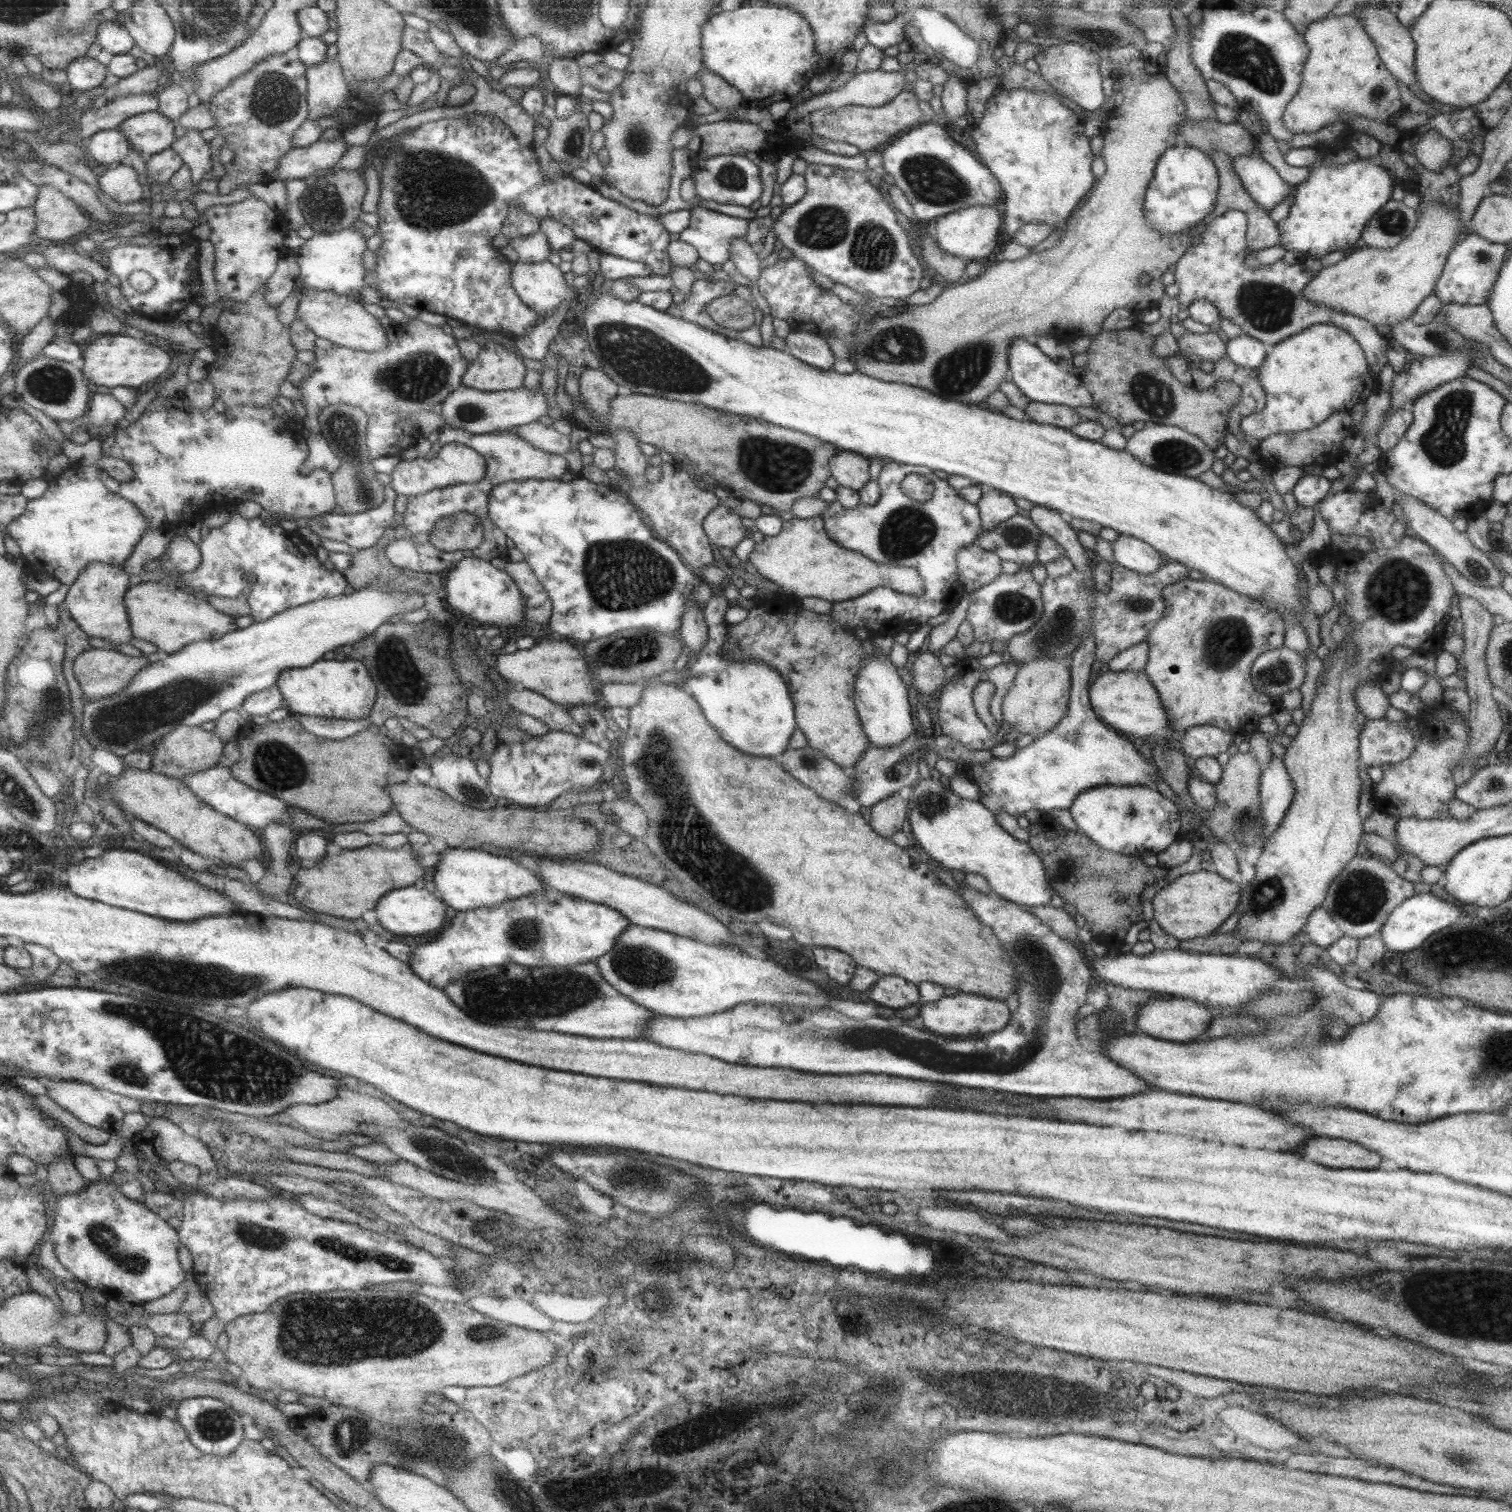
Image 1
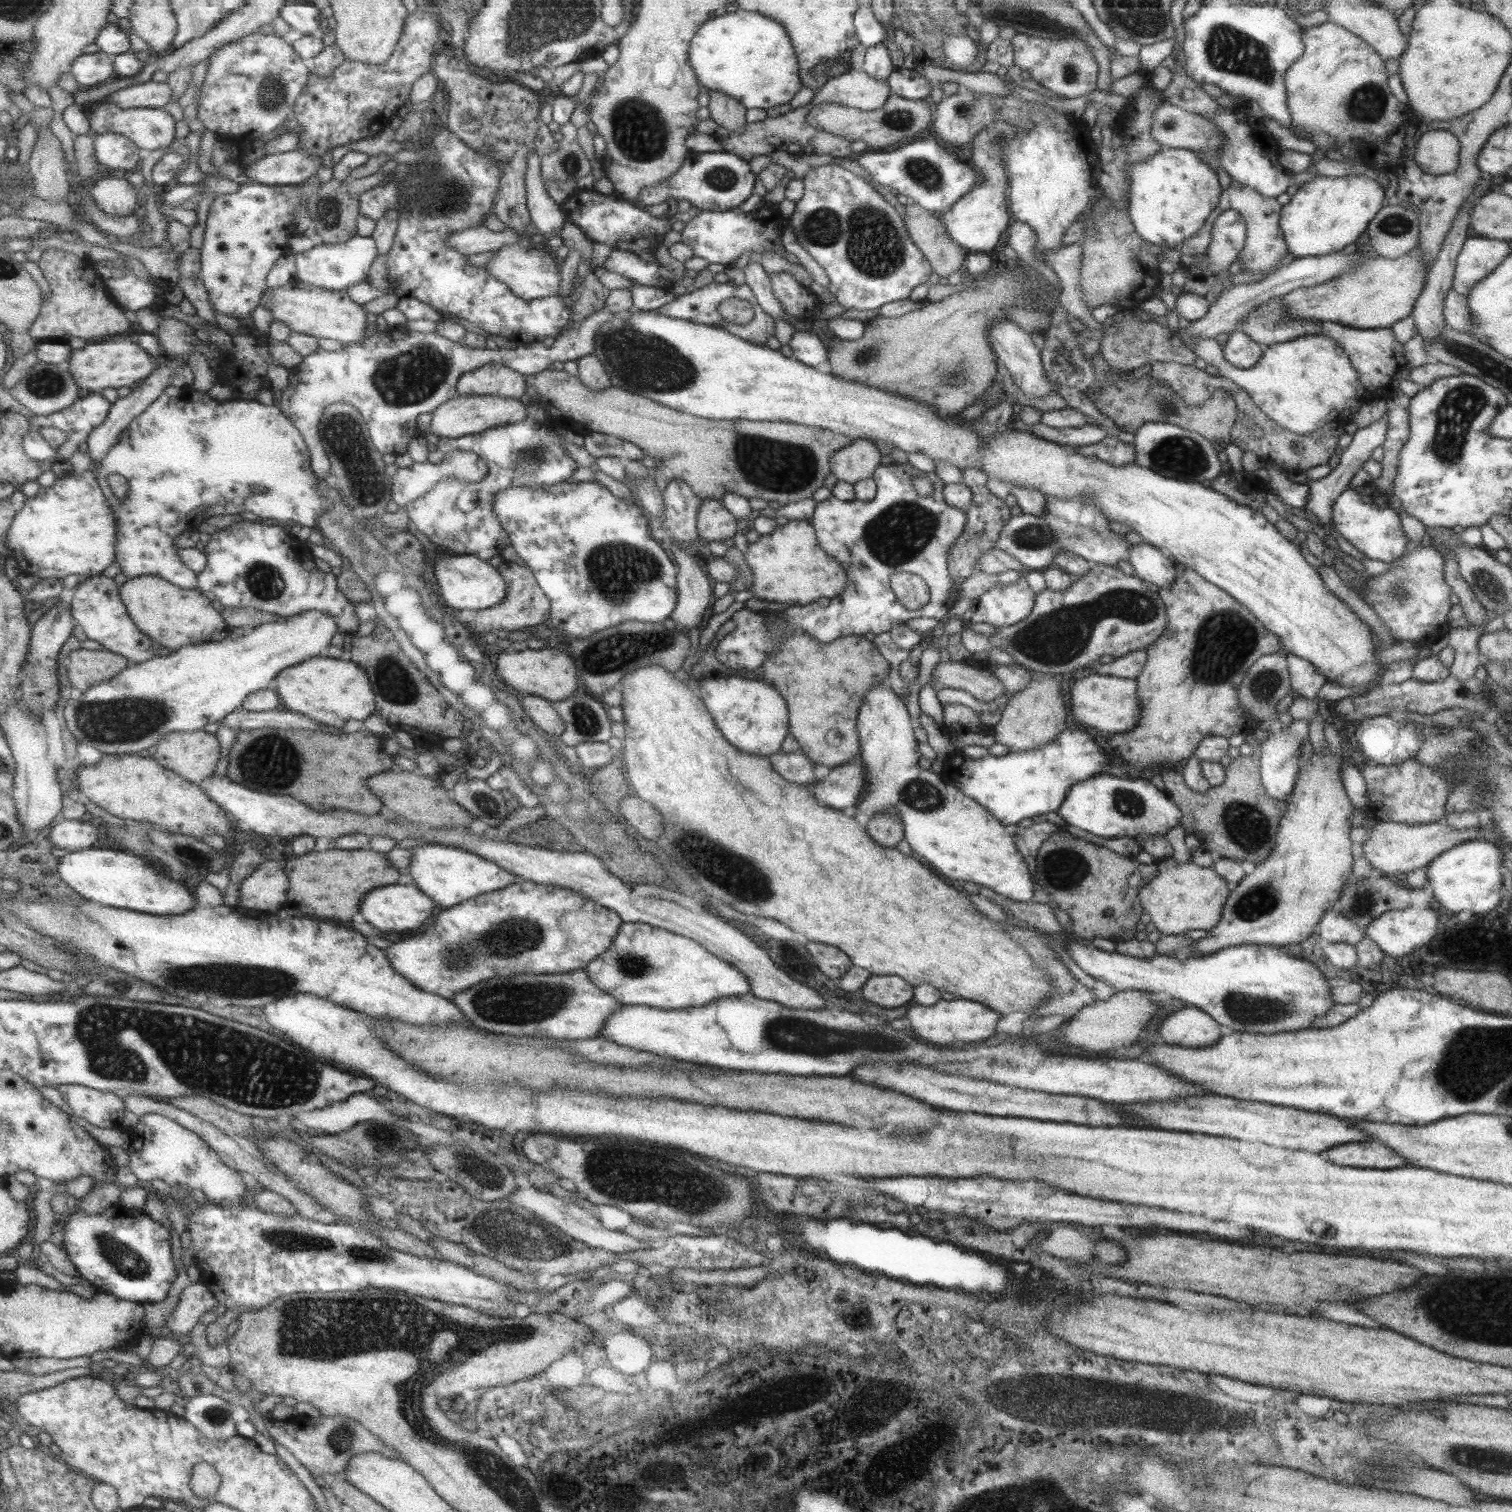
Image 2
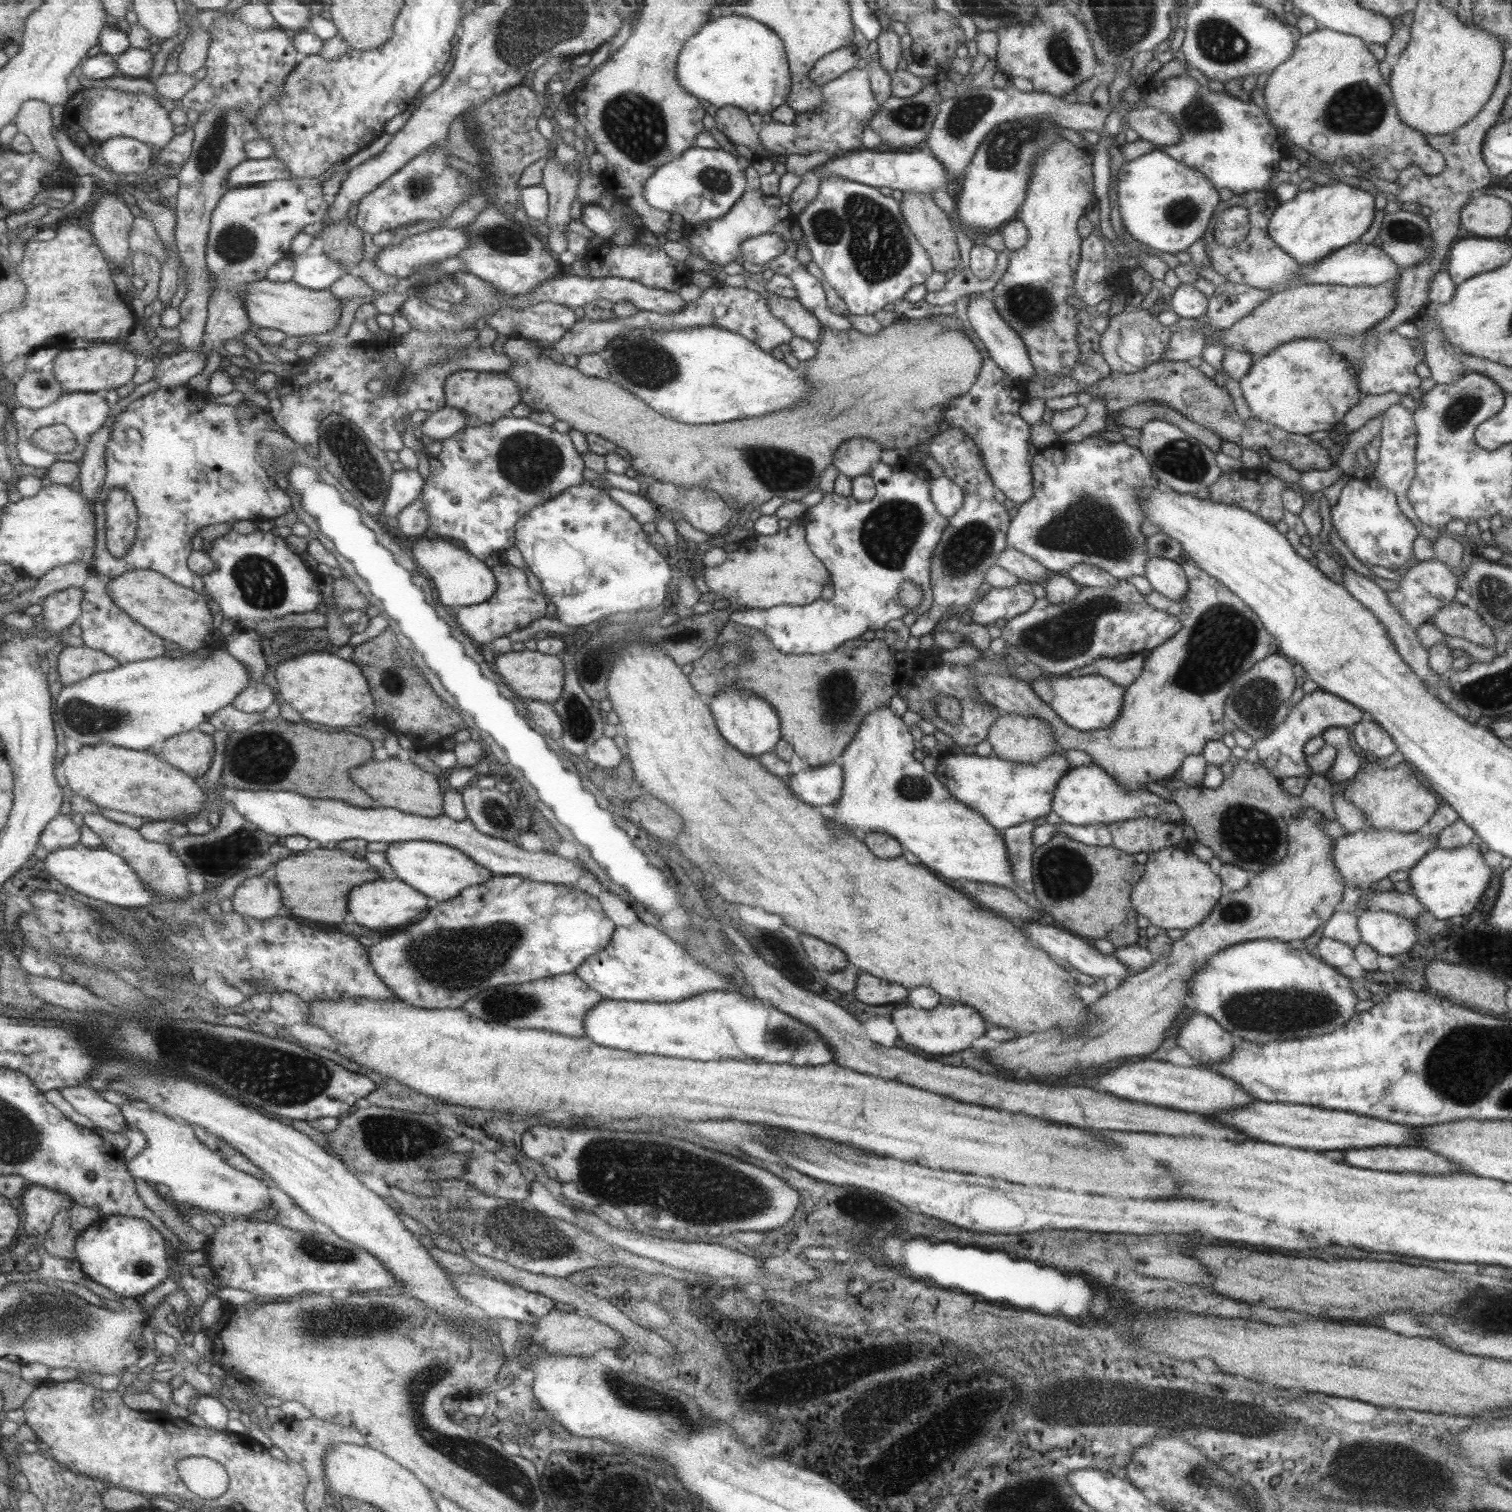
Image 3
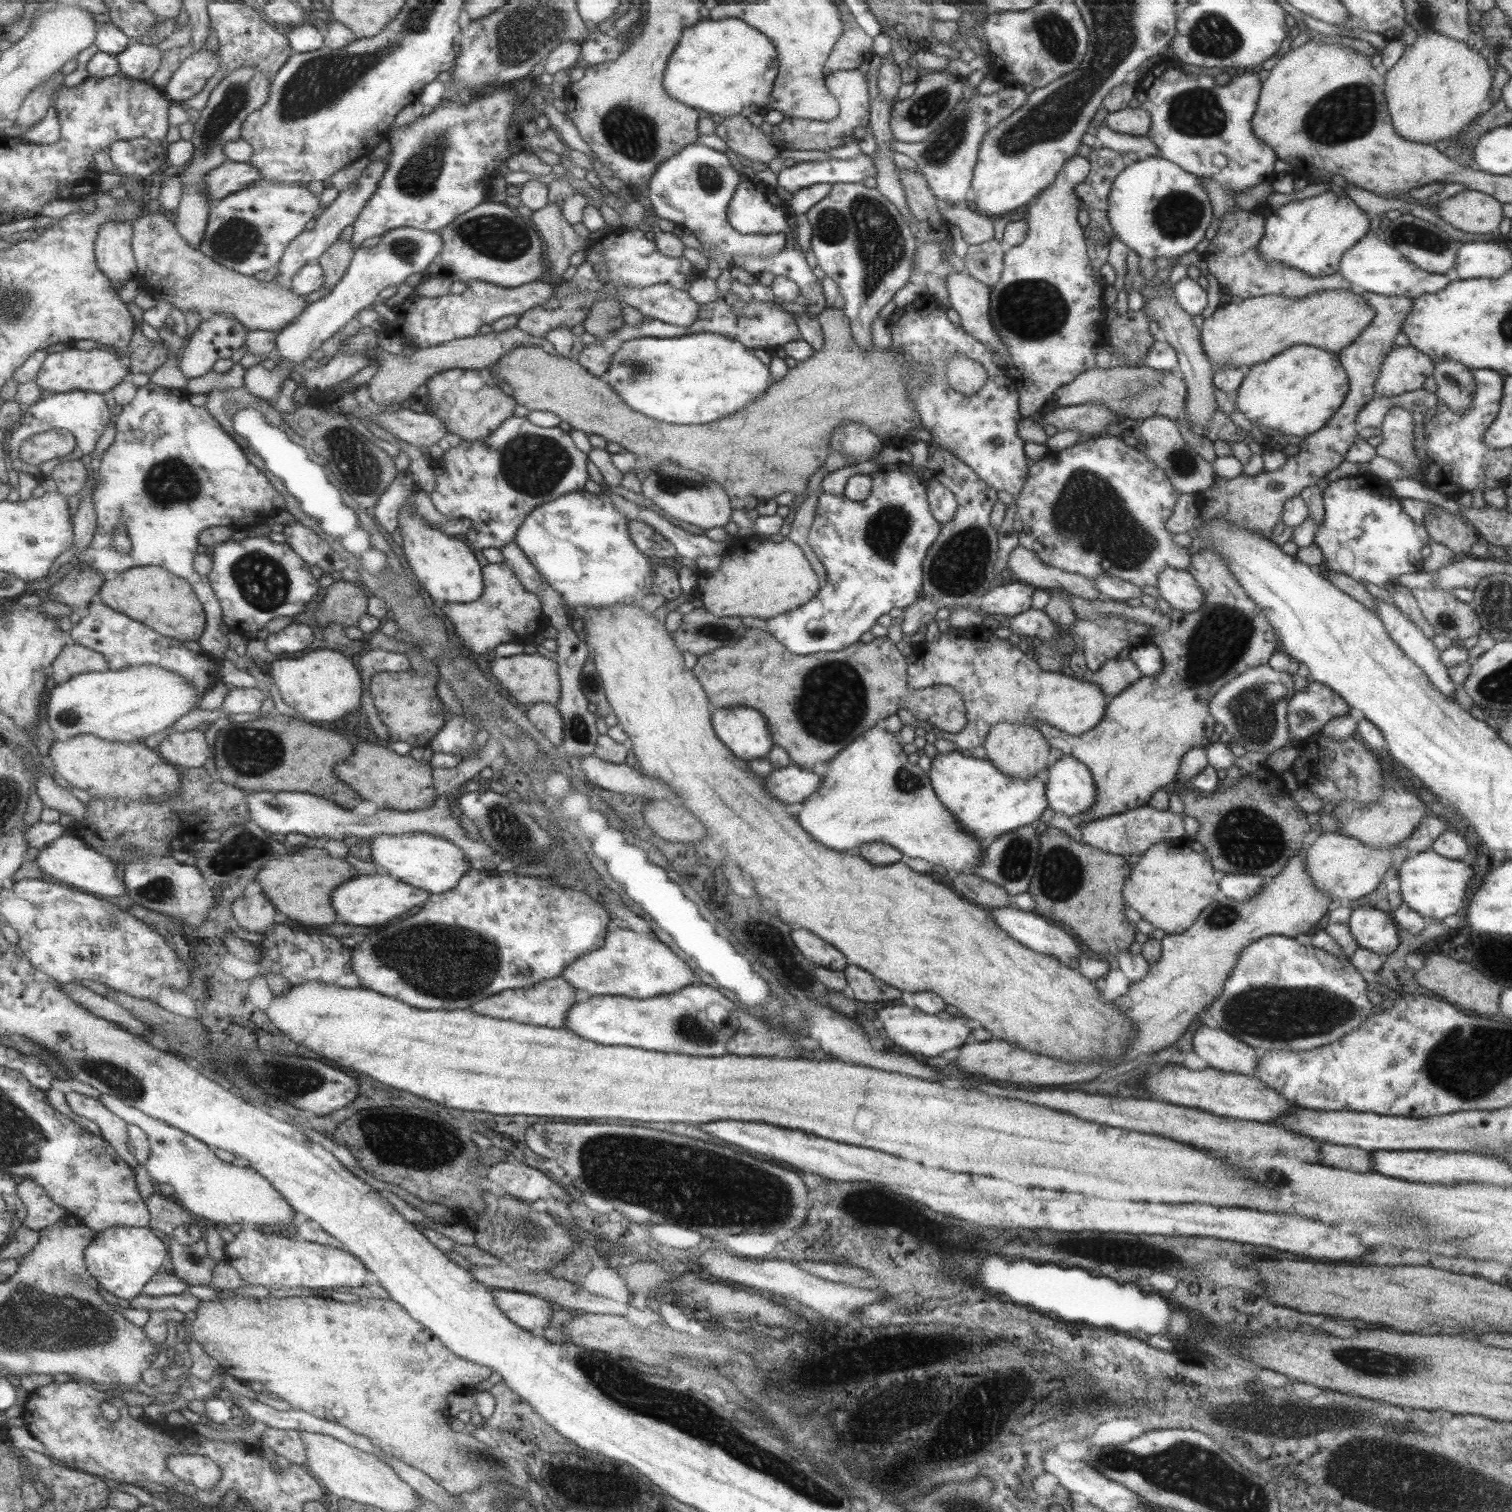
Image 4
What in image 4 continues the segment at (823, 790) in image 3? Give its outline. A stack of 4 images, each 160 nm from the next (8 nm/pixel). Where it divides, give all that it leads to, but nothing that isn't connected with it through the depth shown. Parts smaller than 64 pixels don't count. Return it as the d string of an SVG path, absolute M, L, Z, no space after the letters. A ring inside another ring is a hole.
M791 764L773 769L771 774L765 776L764 787L771 796L790 805L802 803L806 796L813 794L821 786L821 780L823 776Z

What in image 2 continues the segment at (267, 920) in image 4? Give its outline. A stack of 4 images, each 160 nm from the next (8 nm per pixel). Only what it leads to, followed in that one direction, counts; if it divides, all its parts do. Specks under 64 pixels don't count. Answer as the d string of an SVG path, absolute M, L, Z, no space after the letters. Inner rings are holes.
M267 860L240 885L238 907L275 913L287 905L289 878L273 860Z

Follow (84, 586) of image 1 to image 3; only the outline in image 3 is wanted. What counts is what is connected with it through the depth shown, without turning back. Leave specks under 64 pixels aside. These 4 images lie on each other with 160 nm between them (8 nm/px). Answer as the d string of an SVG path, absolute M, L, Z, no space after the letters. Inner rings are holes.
M105 591L97 594L95 592L86 592L82 604L82 615L78 622L80 623L84 644L94 649L109 653L117 660L123 660L120 664L137 662L137 660L149 660L157 657L169 656L167 650L168 640L162 636L151 632L149 628L139 624L128 612L117 606L113 597Z

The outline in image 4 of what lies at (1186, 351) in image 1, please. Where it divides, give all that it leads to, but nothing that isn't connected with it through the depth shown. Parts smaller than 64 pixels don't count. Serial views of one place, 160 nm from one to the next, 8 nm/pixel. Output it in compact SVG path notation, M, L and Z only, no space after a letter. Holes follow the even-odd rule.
M1296 345L1272 356L1265 362L1252 365L1245 370L1241 384L1233 395L1234 407L1245 419L1258 426L1279 430L1289 436L1303 438L1319 430L1341 407L1348 391L1348 376L1338 363L1337 354L1306 345Z

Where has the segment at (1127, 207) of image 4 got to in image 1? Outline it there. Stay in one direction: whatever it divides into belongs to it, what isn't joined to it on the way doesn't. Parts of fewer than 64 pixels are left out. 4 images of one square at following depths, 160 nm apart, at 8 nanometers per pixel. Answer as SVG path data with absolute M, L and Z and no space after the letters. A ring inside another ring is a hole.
M1178 141L1177 144L1166 148L1161 153L1161 156L1157 159L1153 176L1147 183L1142 204L1146 224L1161 234L1175 234L1198 224L1198 221L1203 220L1213 210L1218 184L1219 177L1211 157L1188 144Z

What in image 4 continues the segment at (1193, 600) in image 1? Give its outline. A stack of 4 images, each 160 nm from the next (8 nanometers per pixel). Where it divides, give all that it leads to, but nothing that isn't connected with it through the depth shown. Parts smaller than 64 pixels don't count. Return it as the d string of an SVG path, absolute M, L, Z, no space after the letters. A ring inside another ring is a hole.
M1211 546L1191 554L1187 571L1204 594L1202 606L1195 612L1172 609L1163 615L1157 607L1146 607L1140 602L1123 603L1104 597L1089 601L1073 595L1066 598L1075 618L1095 620L1098 616L1120 616L1124 620L1150 626L1153 635L1148 641L1160 650L1163 661L1161 672L1157 672L1155 676L1141 675L1125 690L1108 698L1101 720L1088 732L1073 736L1044 722L1036 722L1035 728L1043 735L1049 747L1081 762L1091 773L1095 785L1095 802L1091 810L1085 810L1085 813L1074 818L1077 827L1082 826L1087 820L1095 821L1146 805L1156 790L1171 783L1178 772L1183 754L1191 748L1205 748L1209 744L1215 722L1207 710L1208 700L1220 686L1227 684L1248 668L1268 664L1268 658L1277 650L1279 640L1264 612L1246 595L1242 586L1234 580L1229 567L1222 562L1224 560L1220 554Z

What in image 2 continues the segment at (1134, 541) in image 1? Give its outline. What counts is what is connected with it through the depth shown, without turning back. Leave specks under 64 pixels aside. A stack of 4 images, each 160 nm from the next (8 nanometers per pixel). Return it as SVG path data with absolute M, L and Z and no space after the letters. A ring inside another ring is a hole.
M1143 542L1131 545L1129 564L1137 577L1154 588L1171 588L1174 583L1175 563L1159 549Z

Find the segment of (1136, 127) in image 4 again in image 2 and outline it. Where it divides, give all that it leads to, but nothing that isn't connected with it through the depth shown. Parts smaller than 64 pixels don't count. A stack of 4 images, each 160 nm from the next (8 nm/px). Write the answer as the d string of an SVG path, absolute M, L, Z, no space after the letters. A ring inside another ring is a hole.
M1167 101L1153 111L1149 134L1161 148L1216 153L1224 136L1201 114L1187 112Z

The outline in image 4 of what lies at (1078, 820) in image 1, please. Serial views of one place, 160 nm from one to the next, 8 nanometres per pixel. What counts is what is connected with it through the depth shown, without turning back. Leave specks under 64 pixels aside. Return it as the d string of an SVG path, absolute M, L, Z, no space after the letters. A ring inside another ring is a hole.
M1063 755L1059 760L1051 759L1045 769L1044 795L1048 808L1056 814L1075 817L1093 808L1095 785L1085 765L1071 756Z

